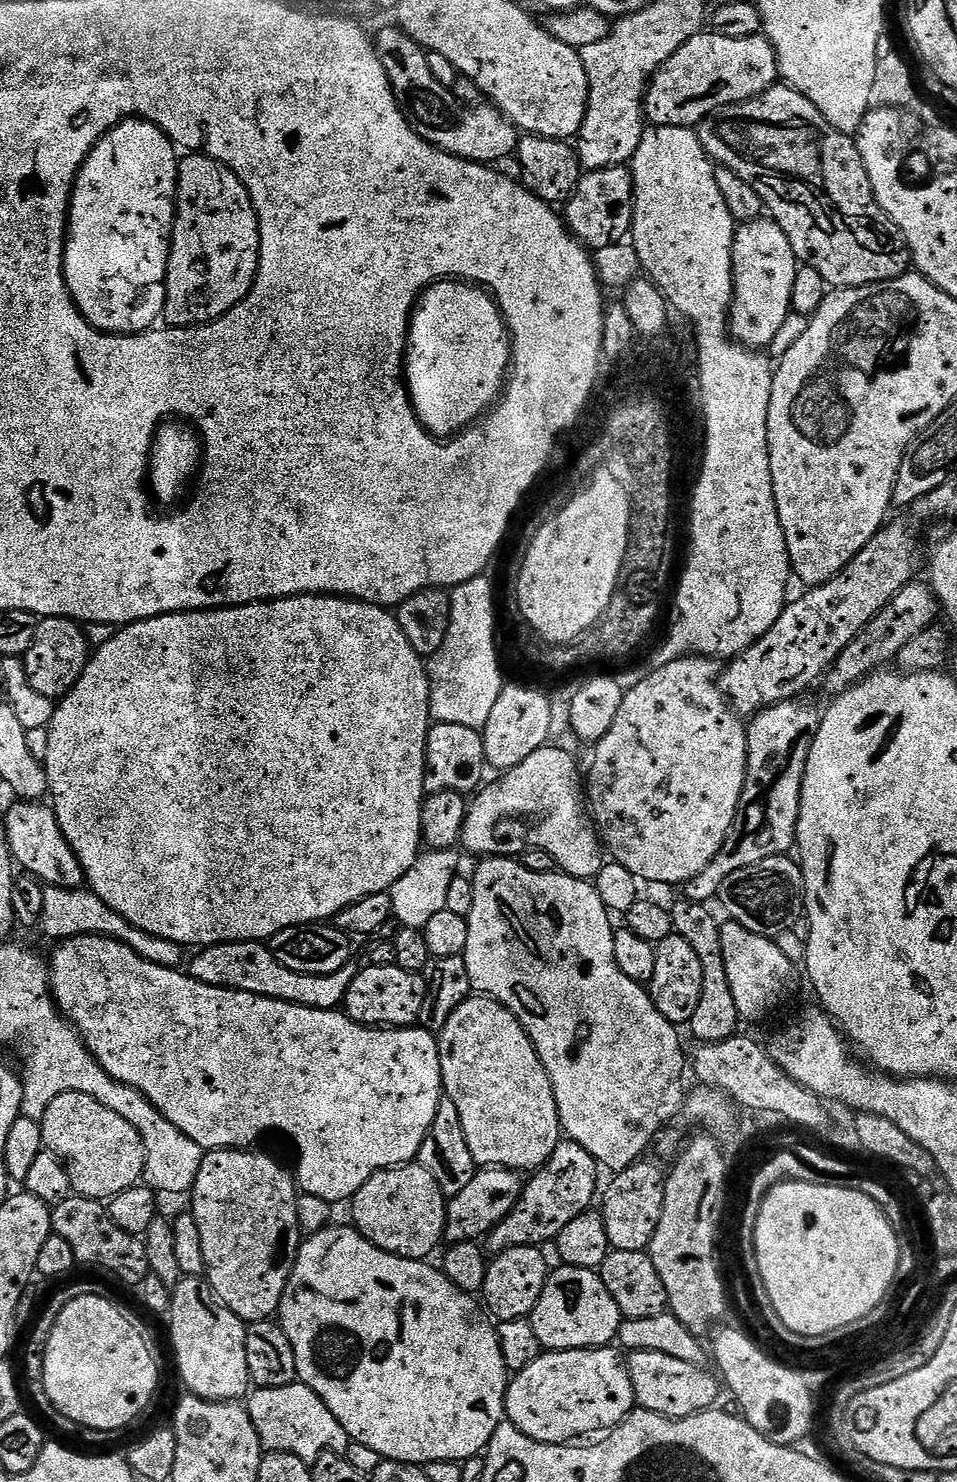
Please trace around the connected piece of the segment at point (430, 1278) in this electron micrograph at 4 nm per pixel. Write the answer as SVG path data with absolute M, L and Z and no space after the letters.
M347 1227L324 1228L301 1243L300 1252L296 1255L296 1265L292 1267L290 1282L280 1303L278 1323L284 1329L286 1338L290 1338L290 1346L294 1346L299 1383L314 1390L314 1394L318 1394L318 1398L326 1402L330 1414L334 1414L342 1430L346 1430L349 1441L370 1446L370 1450L378 1450L380 1457L385 1460L423 1466L439 1460L463 1462L472 1456L481 1455L494 1438L498 1426L506 1420L504 1399L508 1396L510 1373L502 1358L496 1324L489 1319L479 1303L476 1305L472 1301L475 1299L469 1293L458 1290L454 1282L445 1278L439 1267L431 1268L431 1263L422 1260L403 1260L401 1256L395 1256L371 1244L355 1227Z

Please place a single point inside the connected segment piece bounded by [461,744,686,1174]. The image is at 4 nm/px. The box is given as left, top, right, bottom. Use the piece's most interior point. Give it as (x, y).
(615, 1064)

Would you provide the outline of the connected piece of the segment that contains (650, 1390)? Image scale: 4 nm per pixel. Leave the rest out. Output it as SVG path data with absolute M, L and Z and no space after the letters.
M650 1350L629 1352L626 1363L637 1405L643 1411L665 1416L667 1420L685 1420L699 1412L709 1411L720 1396L720 1388L722 1392L721 1381L715 1375L712 1377L707 1367L681 1362L667 1354L654 1354Z

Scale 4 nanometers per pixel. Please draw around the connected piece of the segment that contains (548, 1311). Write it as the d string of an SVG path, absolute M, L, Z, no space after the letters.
M560 1266L557 1272L555 1269L549 1275L542 1298L538 1298L530 1319L541 1349L565 1352L609 1347L619 1337L622 1317L618 1302L610 1298L610 1290L606 1290L599 1271Z

